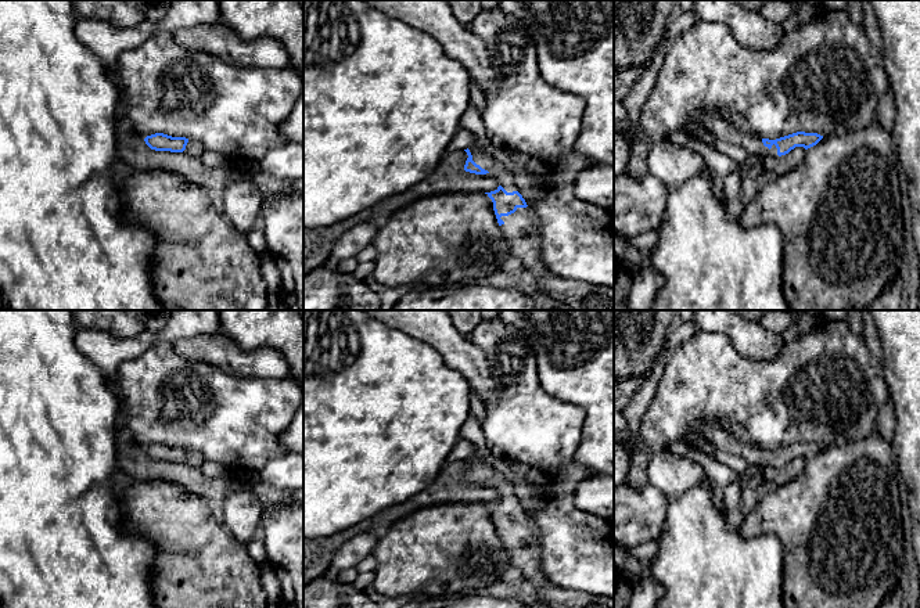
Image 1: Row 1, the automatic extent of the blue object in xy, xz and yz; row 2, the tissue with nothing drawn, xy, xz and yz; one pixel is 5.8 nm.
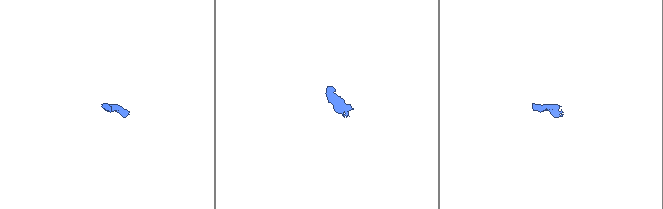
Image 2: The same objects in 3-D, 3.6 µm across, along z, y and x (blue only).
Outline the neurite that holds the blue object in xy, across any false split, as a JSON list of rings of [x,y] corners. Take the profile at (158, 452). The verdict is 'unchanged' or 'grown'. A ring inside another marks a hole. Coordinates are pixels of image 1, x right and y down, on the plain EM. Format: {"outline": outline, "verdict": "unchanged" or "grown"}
{"outline": [[[163,443],[147,446],[144,451],[151,460],[155,461],[184,463],[195,468],[200,468],[205,463],[202,454],[197,451],[186,447],[172,447]]], "verdict": "grown"}

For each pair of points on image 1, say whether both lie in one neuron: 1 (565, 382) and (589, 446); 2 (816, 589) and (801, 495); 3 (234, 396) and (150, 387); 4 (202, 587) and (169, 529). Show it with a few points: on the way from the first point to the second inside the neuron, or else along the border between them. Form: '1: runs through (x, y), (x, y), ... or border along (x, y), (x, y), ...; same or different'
1: runs through (582, 398), (593, 409), (593, 430); same
2: runs through (816, 565), (815, 518); same
3: runs through (214, 406), (169, 403); same
4: runs through (202, 574), (200, 560), (183, 543); same

